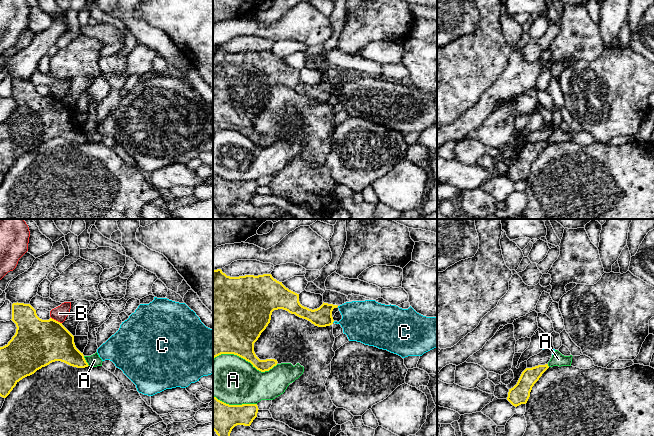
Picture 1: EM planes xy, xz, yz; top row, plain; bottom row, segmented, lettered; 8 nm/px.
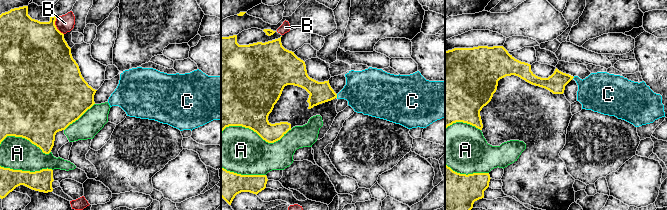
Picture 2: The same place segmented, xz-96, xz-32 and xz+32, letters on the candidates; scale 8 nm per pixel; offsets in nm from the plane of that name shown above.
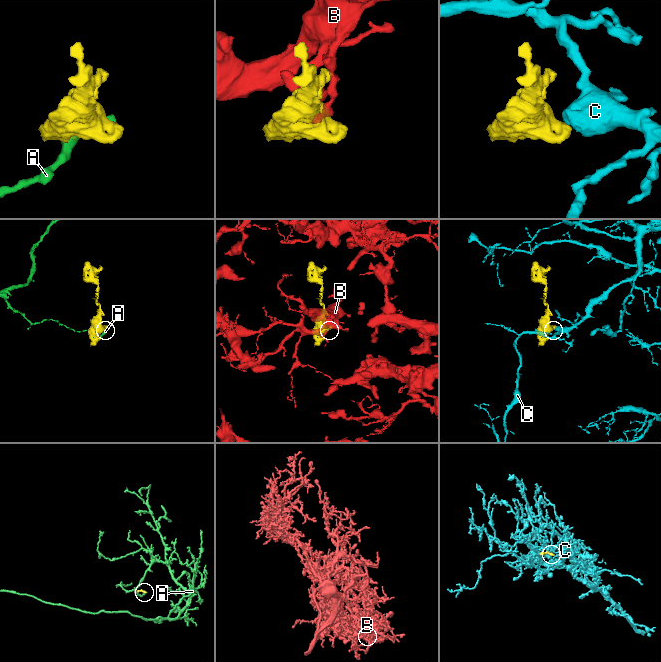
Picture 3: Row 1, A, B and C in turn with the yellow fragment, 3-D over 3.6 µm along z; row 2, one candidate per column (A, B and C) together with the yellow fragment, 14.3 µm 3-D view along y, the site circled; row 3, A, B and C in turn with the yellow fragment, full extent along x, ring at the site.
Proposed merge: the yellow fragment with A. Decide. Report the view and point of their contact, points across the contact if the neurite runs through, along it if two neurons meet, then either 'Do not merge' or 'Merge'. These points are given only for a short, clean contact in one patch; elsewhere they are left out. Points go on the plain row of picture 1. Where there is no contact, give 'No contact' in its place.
Touches yellow at xz (245, 135). Do not merge

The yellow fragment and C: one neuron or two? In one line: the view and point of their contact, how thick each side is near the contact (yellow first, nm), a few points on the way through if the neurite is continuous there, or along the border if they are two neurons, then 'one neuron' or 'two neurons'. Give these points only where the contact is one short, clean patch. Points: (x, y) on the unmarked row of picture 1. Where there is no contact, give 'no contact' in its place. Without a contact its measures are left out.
no contact; two neurons

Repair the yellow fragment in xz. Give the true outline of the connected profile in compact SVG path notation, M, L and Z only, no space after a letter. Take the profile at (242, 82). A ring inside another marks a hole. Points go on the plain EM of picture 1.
M221 45L213 46L213 136L221 130L234 130L250 138L261 148L277 141L277 136L260 136L254 128L254 119L266 105L274 86L283 85L306 95L318 103L333 100L332 87L338 81L324 79L317 85L309 85L299 78L299 70L286 64L271 50L230 53Z

